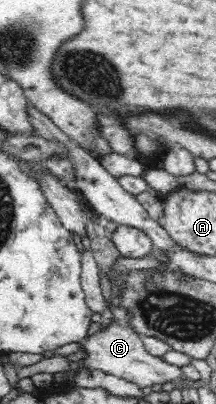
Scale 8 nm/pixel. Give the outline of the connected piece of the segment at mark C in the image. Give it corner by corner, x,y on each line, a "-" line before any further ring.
116,321
108,328
82,342
82,348
87,351
88,357
85,358
87,368
97,368
103,370
106,374
114,374
118,377
130,380
140,388
150,387
152,384
164,384
176,378
182,378
176,365
166,363
162,357
150,355
143,346
141,339
134,330
126,323

